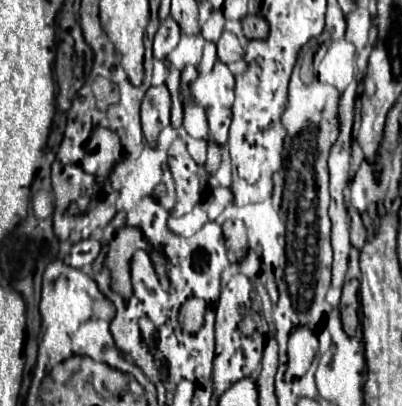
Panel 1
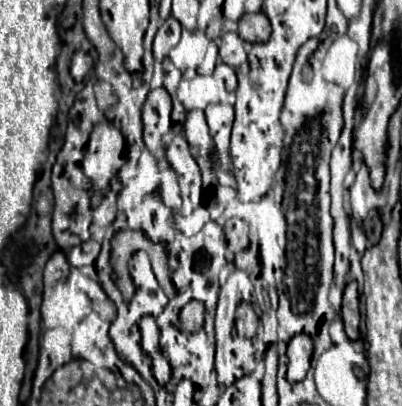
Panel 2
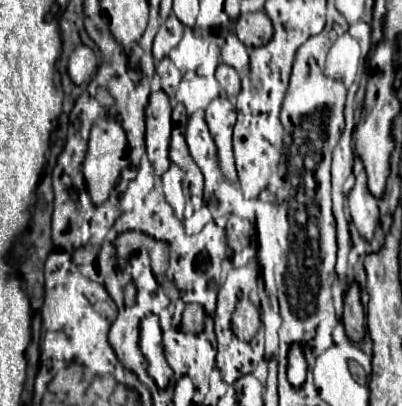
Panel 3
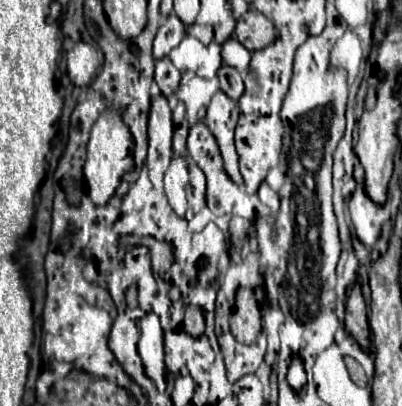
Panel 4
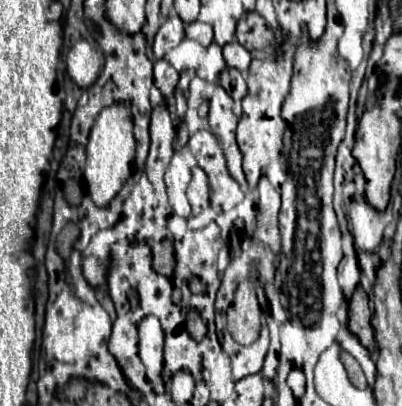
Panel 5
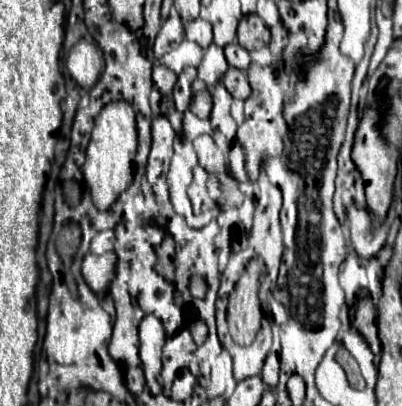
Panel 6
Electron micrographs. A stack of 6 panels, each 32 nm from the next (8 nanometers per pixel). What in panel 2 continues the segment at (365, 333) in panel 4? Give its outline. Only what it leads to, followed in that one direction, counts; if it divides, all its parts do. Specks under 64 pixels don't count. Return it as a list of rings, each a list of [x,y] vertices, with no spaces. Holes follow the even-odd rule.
[[[356,280],[348,282],[344,288],[344,300],[342,300],[342,320],[344,320],[344,330],[350,340],[360,338],[360,292]]]

